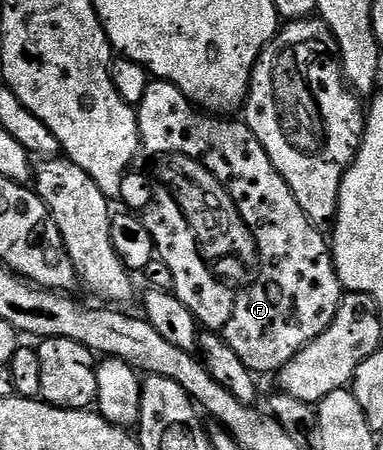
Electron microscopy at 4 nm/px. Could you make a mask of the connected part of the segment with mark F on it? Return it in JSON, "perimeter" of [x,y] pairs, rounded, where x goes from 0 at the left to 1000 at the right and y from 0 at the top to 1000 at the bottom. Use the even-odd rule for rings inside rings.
{"perimeter":[[[397,180],[386,189],[386,198],[376,207],[376,224],[360,229],[355,244],[360,249],[366,344],[373,356],[381,351],[381,389],[394,398],[392,433],[402,440],[402,453],[381,471],[368,471],[366,484],[397,527],[410,573],[423,576],[428,589],[439,589],[439,598],[449,598],[454,618],[449,651],[462,664],[480,669],[480,678],[491,678],[507,707],[540,738],[572,744],[608,776],[616,793],[627,793],[637,802],[637,811],[650,824],[721,829],[734,816],[752,811],[752,802],[762,802],[762,793],[773,793],[773,784],[783,784],[789,771],[802,771],[807,762],[825,758],[825,749],[836,749],[836,740],[846,740],[846,731],[856,731],[856,722],[867,722],[867,704],[877,704],[883,682],[893,676],[898,640],[872,596],[867,549],[854,524],[849,531],[841,524],[843,516],[804,491],[804,482],[794,473],[794,464],[783,464],[762,420],[752,420],[742,393],[731,393],[731,384],[710,367],[689,322],[679,322],[679,313],[640,269],[598,273],[603,269],[598,262],[530,251],[486,218],[480,207],[470,207],[470,198],[460,198],[460,189],[420,180]],[[601,458],[611,458],[621,467],[621,487],[653,511],[663,540],[606,540],[601,544],[559,540],[559,520],[567,518],[569,504],[538,480],[538,469],[554,467],[556,460],[580,469],[587,460]]]}

